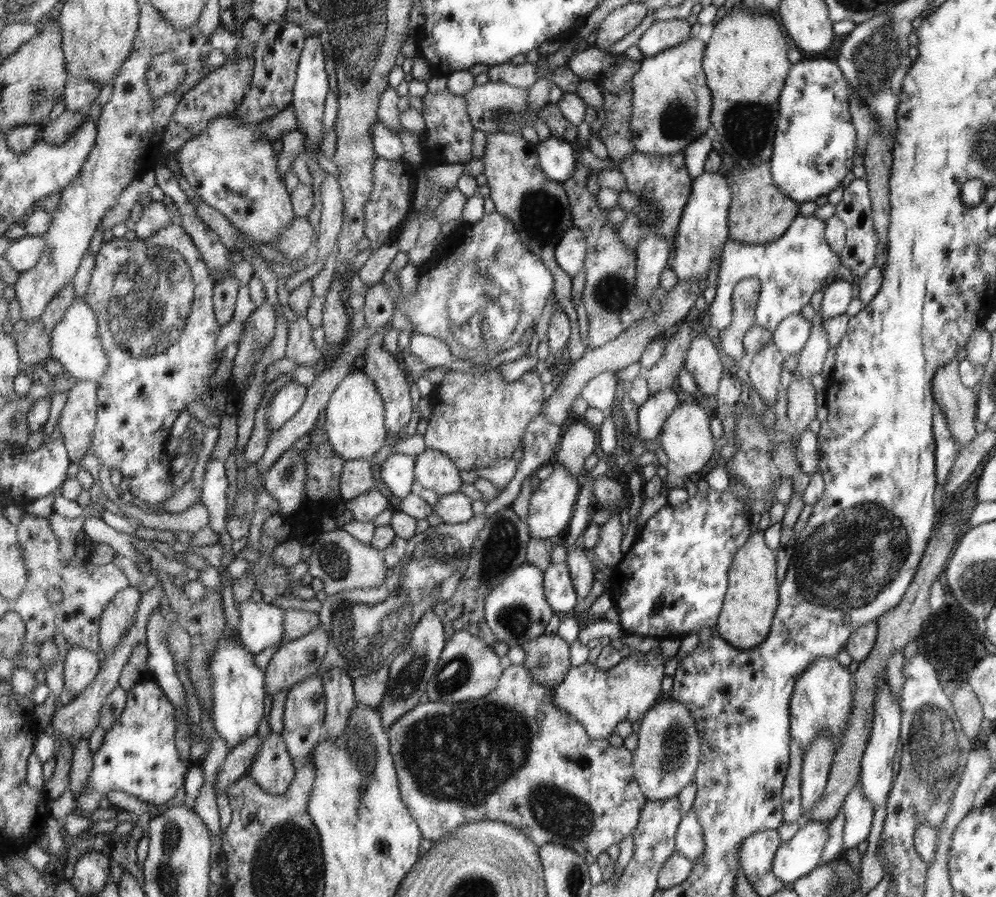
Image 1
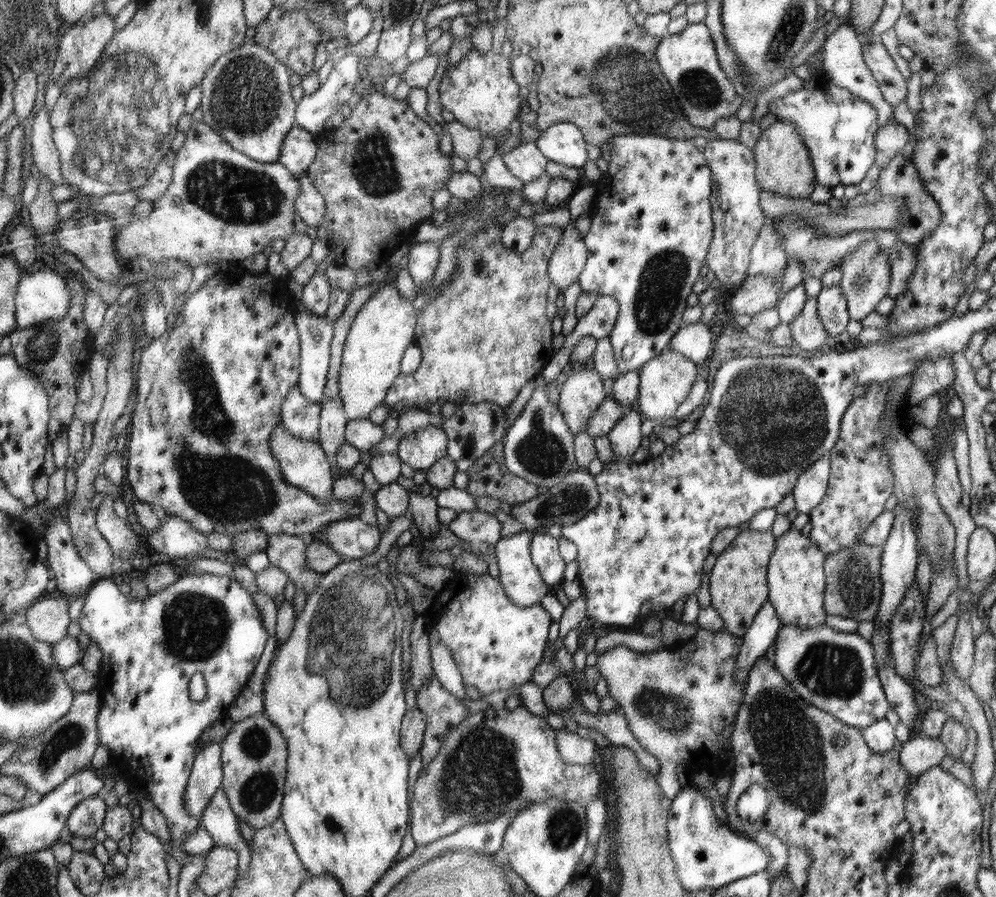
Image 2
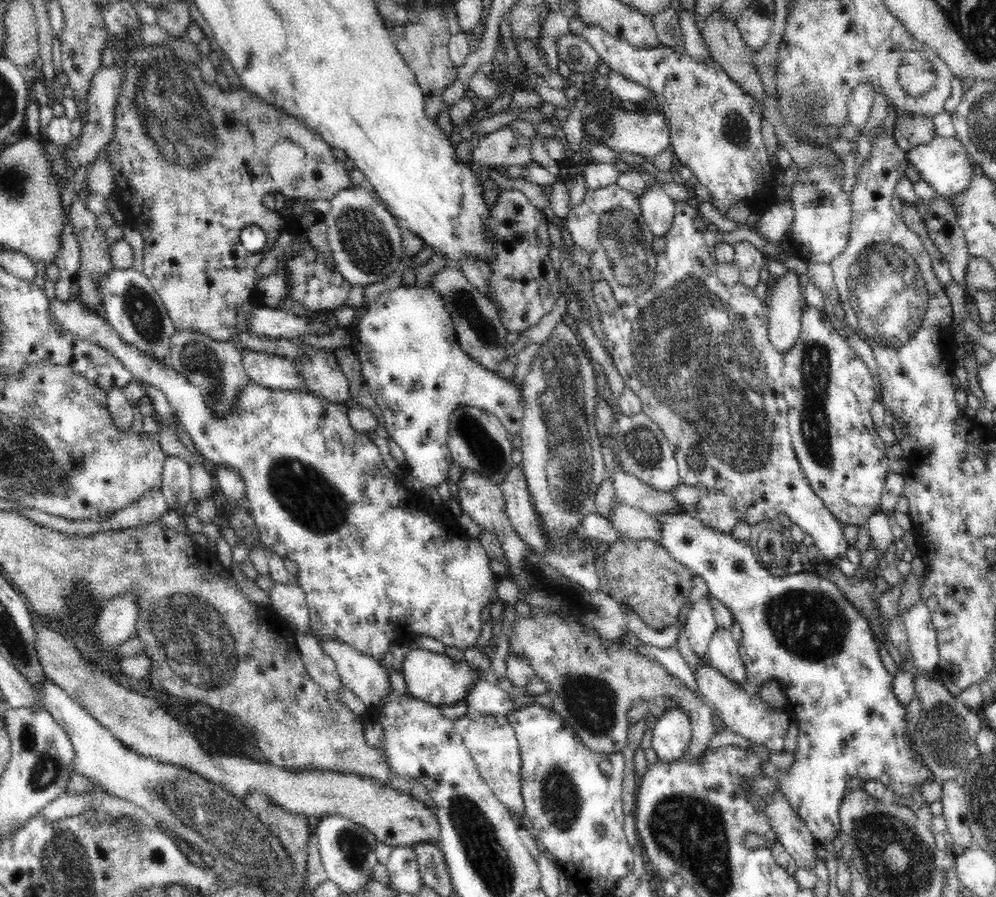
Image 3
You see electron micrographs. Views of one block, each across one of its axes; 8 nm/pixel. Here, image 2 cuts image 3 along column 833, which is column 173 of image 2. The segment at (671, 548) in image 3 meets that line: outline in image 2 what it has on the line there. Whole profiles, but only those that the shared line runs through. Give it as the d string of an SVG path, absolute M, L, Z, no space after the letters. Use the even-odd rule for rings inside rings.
M182 572L176 582L141 600L122 594L109 575L100 578L88 591L78 621L82 632L88 634L103 653L97 682L97 689L103 695L102 708L98 712L101 746L110 749L113 763L126 769L154 806L161 810L173 842L184 842L200 824L184 807L198 736L204 728L229 716L230 705L253 675L268 638L260 612L251 594L227 575ZM196 672L202 674L207 688L206 698L200 702L188 700L188 680Z

